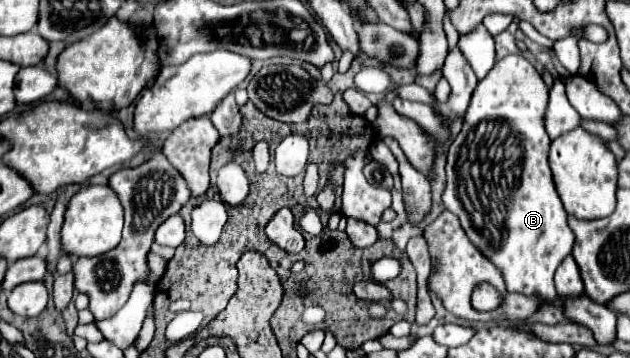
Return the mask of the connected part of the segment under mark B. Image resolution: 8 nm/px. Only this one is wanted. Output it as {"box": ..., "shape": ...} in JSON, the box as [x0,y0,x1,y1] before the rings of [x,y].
{"box":[441,54,573,304],"shape":[[[509,54],[497,60],[491,72],[479,80],[471,96],[469,114],[463,118],[463,128],[449,146],[445,166],[447,180],[441,196],[445,208],[459,218],[465,234],[477,246],[477,250],[499,268],[507,290],[537,296],[543,300],[543,304],[557,300],[553,274],[573,250],[573,232],[567,226],[567,212],[555,190],[547,164],[547,150],[551,144],[551,138],[543,128],[547,96],[547,84],[527,58],[521,54]]]}

